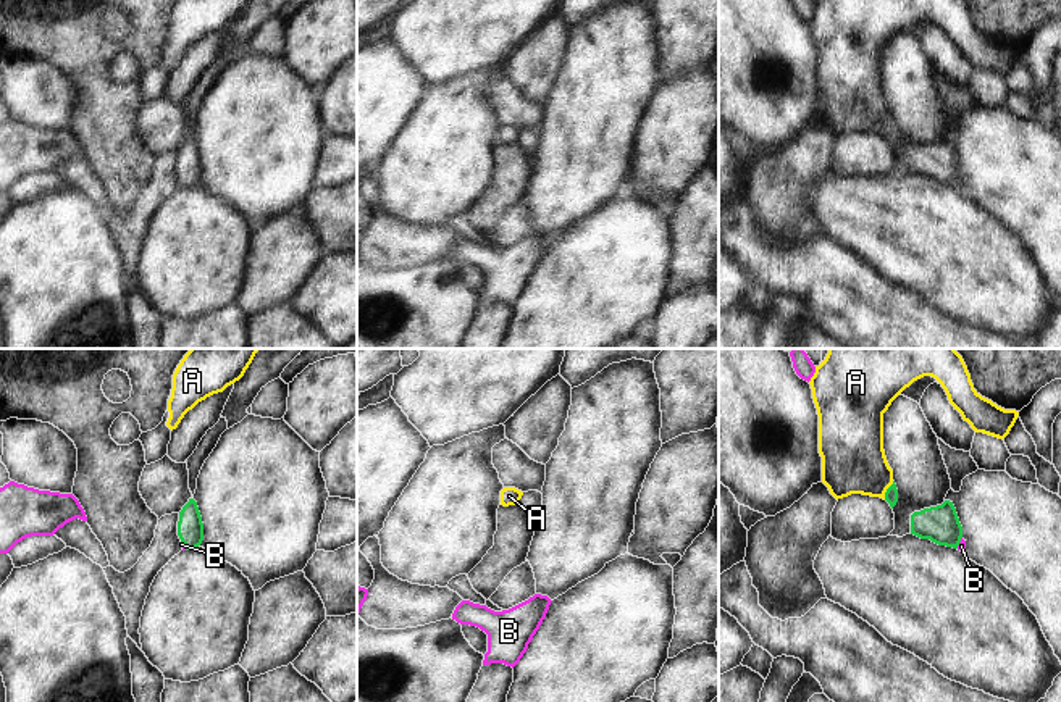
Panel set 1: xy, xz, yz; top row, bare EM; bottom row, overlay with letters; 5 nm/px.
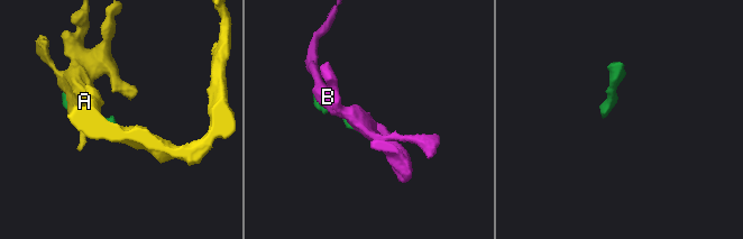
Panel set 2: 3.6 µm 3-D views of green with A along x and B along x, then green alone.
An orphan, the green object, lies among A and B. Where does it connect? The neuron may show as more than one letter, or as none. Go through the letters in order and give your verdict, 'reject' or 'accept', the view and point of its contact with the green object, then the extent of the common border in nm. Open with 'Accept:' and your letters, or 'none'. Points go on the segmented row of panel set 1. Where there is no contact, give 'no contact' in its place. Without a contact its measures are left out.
Accept: B
A: reject; contact yz (887, 491); length 110 nm
B: accept; contact yz (960, 541); length 70 nm

